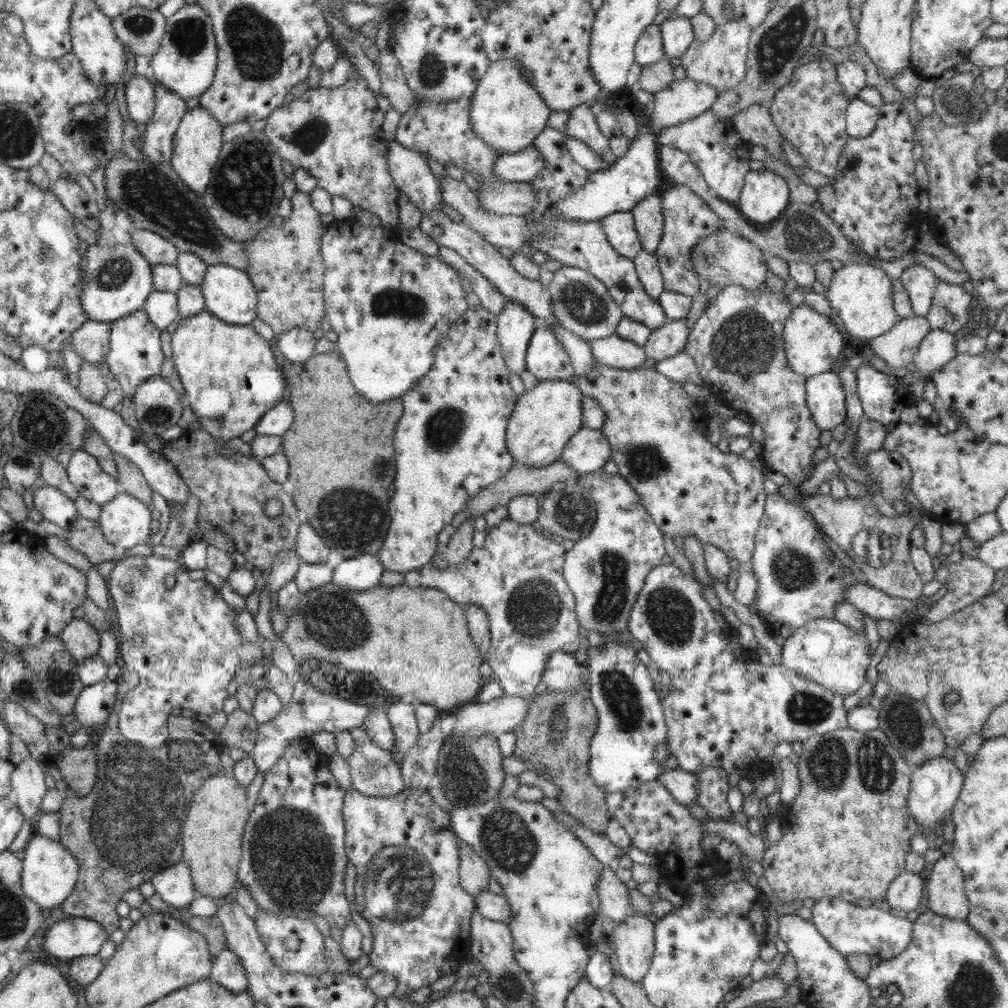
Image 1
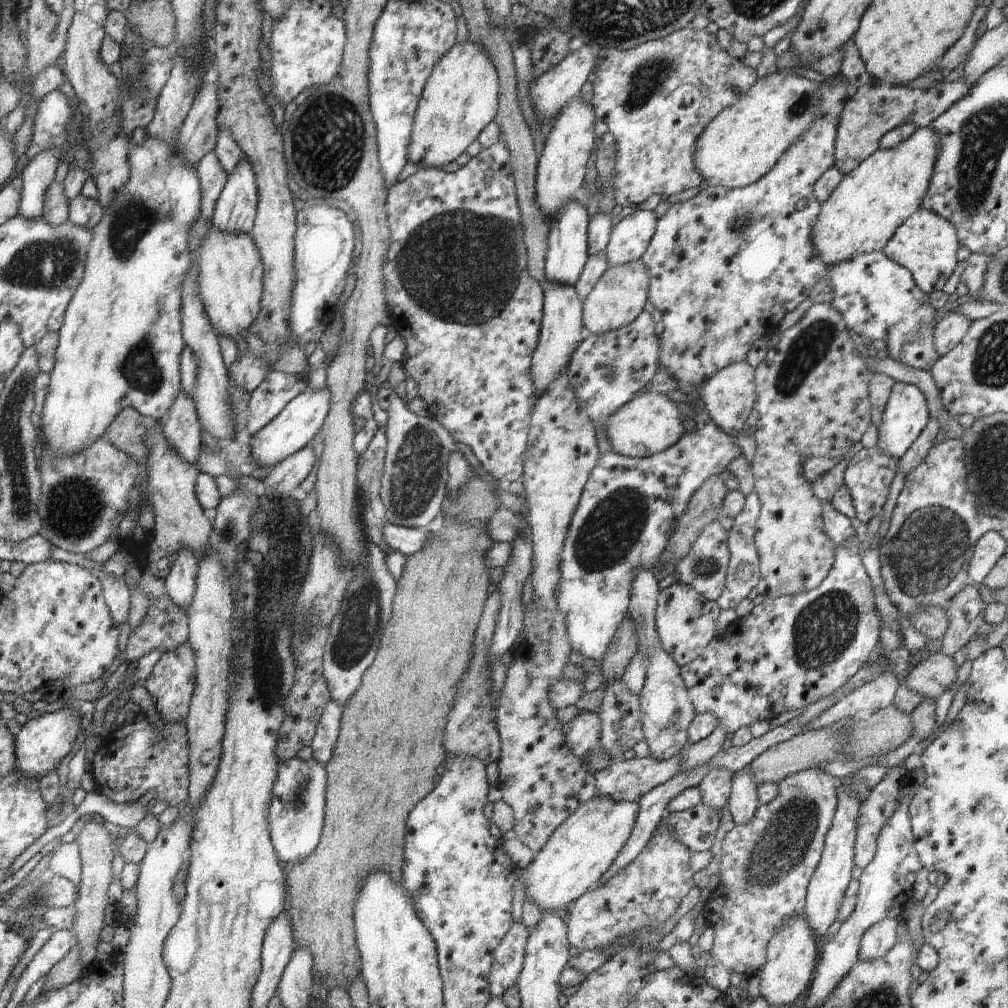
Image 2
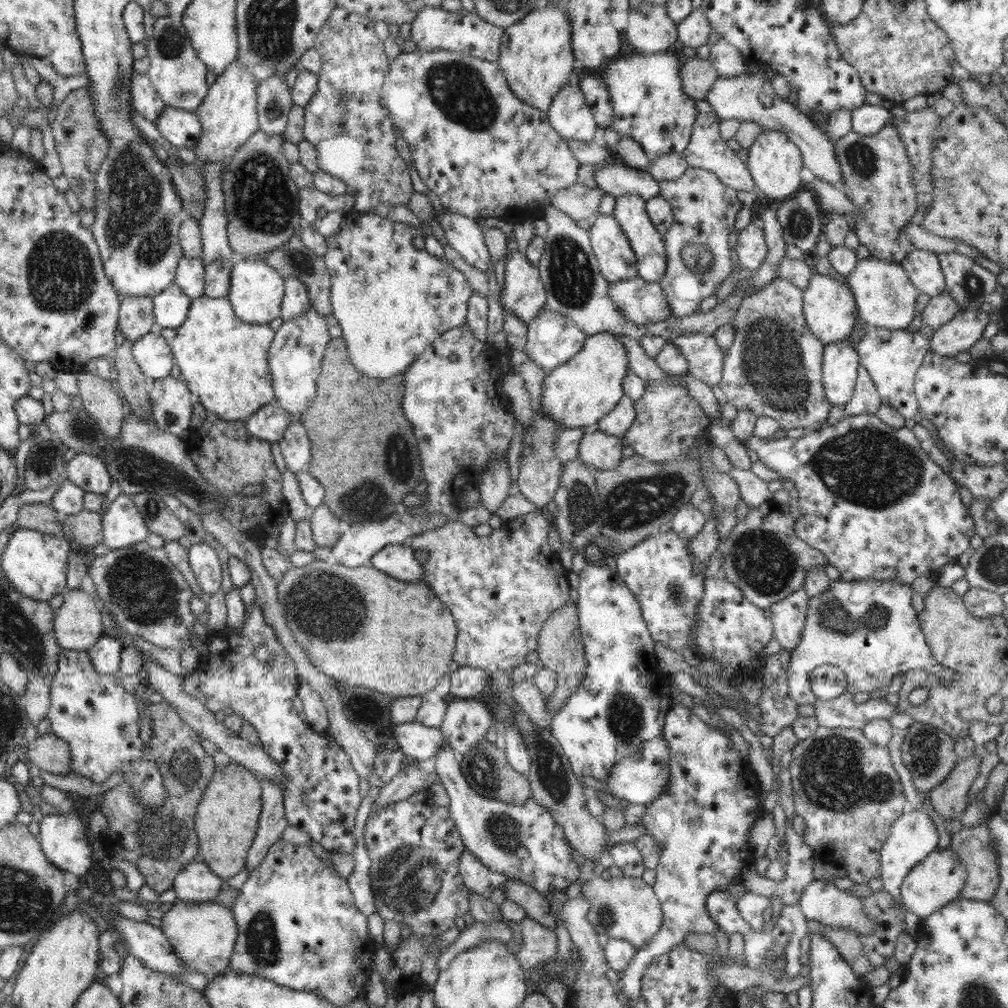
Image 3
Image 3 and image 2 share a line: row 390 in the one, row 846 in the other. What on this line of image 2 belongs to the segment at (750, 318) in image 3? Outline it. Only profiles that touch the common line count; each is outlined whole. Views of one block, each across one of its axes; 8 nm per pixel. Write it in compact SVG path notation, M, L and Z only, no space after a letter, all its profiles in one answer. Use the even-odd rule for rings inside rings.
M814 767L794 773L793 775L787 776L782 779L779 783L779 791L777 797L772 799L769 803L760 805L754 818L745 825L736 825L725 837L723 841L723 855L721 857L721 863L715 866L718 873L720 873L721 881L719 882L718 888L705 894L706 906L701 912L705 917L707 926L710 926L713 930L713 943L712 948L709 951L709 959L704 970L704 978L708 982L708 985L716 988L720 991L725 991L730 986L730 974L737 972L741 974L747 980L758 974L759 968L766 962L767 959L767 946L770 939L775 935L775 932L779 930L779 927L783 926L788 919L798 917L804 910L805 896L807 895L807 888L809 880L812 878L816 867L819 865L821 854L823 853L823 846L825 845L825 838L827 832L833 823L833 818L837 809L837 781L829 773L825 773L821 768Z

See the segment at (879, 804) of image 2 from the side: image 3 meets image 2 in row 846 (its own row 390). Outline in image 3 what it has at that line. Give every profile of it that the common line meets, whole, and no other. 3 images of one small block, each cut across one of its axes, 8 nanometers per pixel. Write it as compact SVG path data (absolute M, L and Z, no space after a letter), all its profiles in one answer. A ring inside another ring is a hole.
M858 365L855 389L849 403L845 405L847 415L874 415L881 405L880 395L874 381L862 365Z

